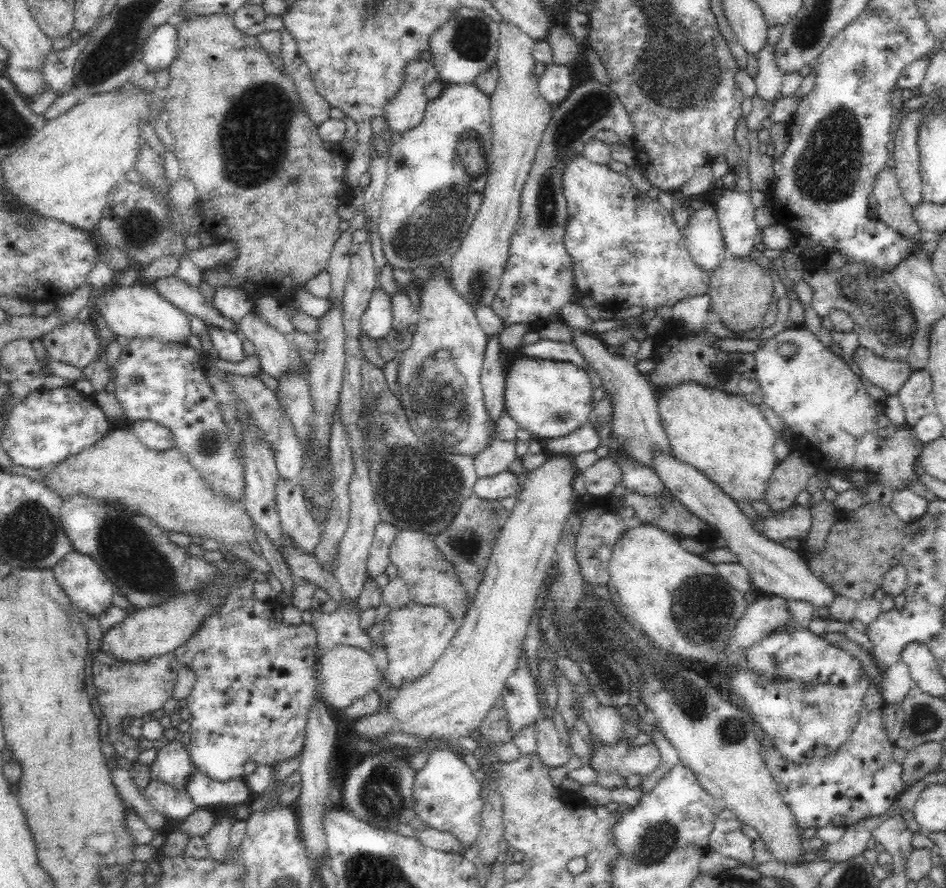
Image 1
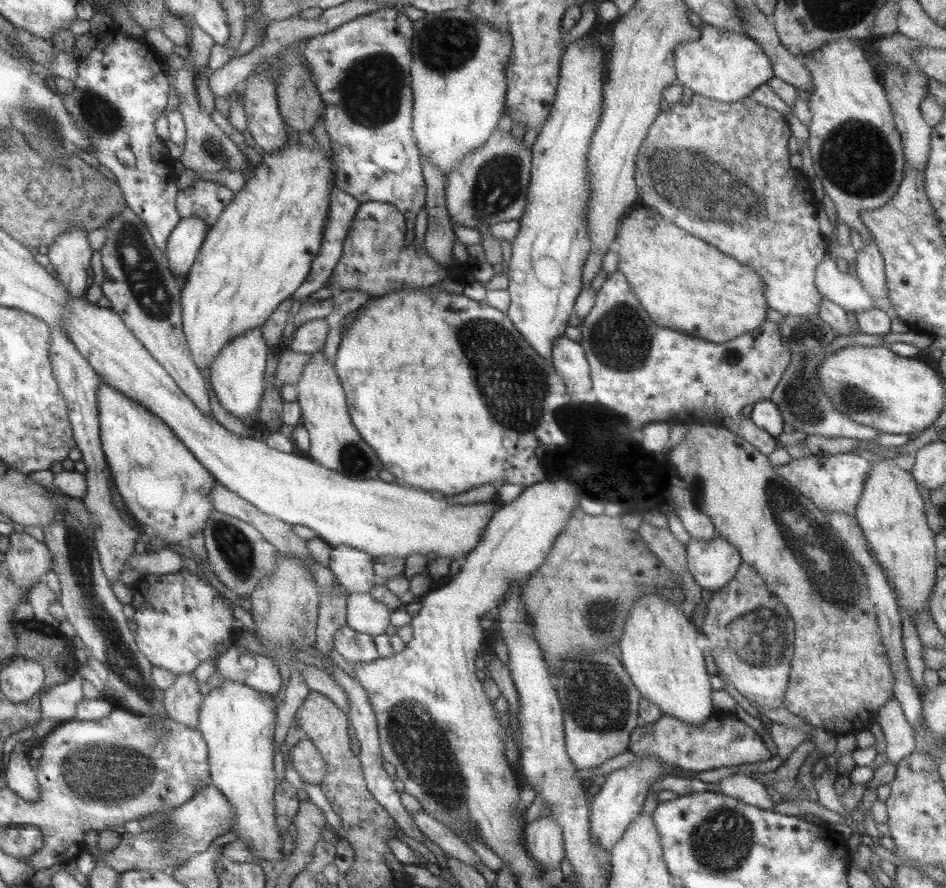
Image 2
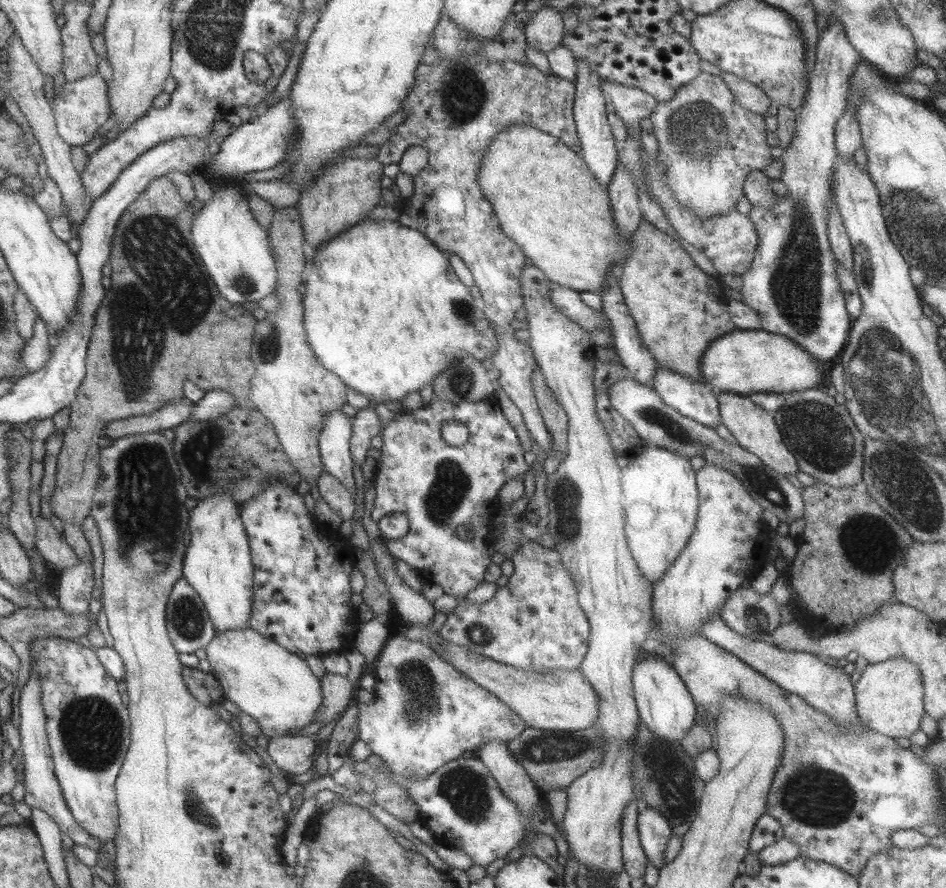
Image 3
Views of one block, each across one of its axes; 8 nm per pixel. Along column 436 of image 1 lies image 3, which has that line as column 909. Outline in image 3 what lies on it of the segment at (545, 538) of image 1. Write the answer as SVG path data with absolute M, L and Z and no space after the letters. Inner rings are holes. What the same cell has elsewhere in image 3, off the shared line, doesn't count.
M899 655L868 664L854 685L854 705L859 721L889 738L909 739L919 728L920 718L925 713L921 673L915 663Z

